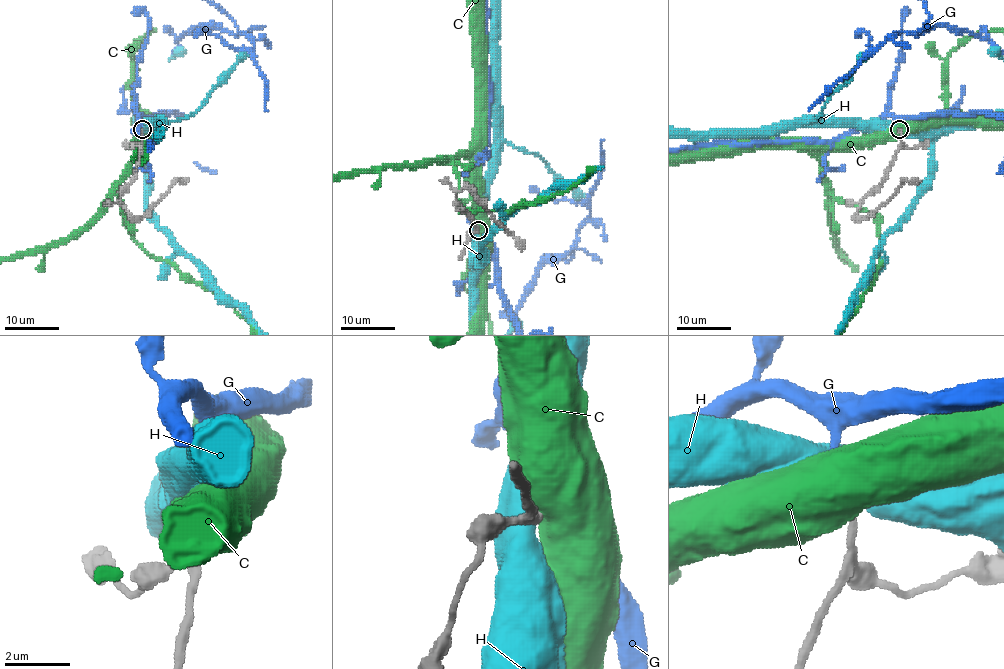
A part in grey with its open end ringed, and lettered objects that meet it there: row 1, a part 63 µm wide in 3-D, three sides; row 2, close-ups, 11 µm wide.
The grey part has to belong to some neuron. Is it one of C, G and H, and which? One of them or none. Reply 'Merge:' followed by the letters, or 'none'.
Merge: G

